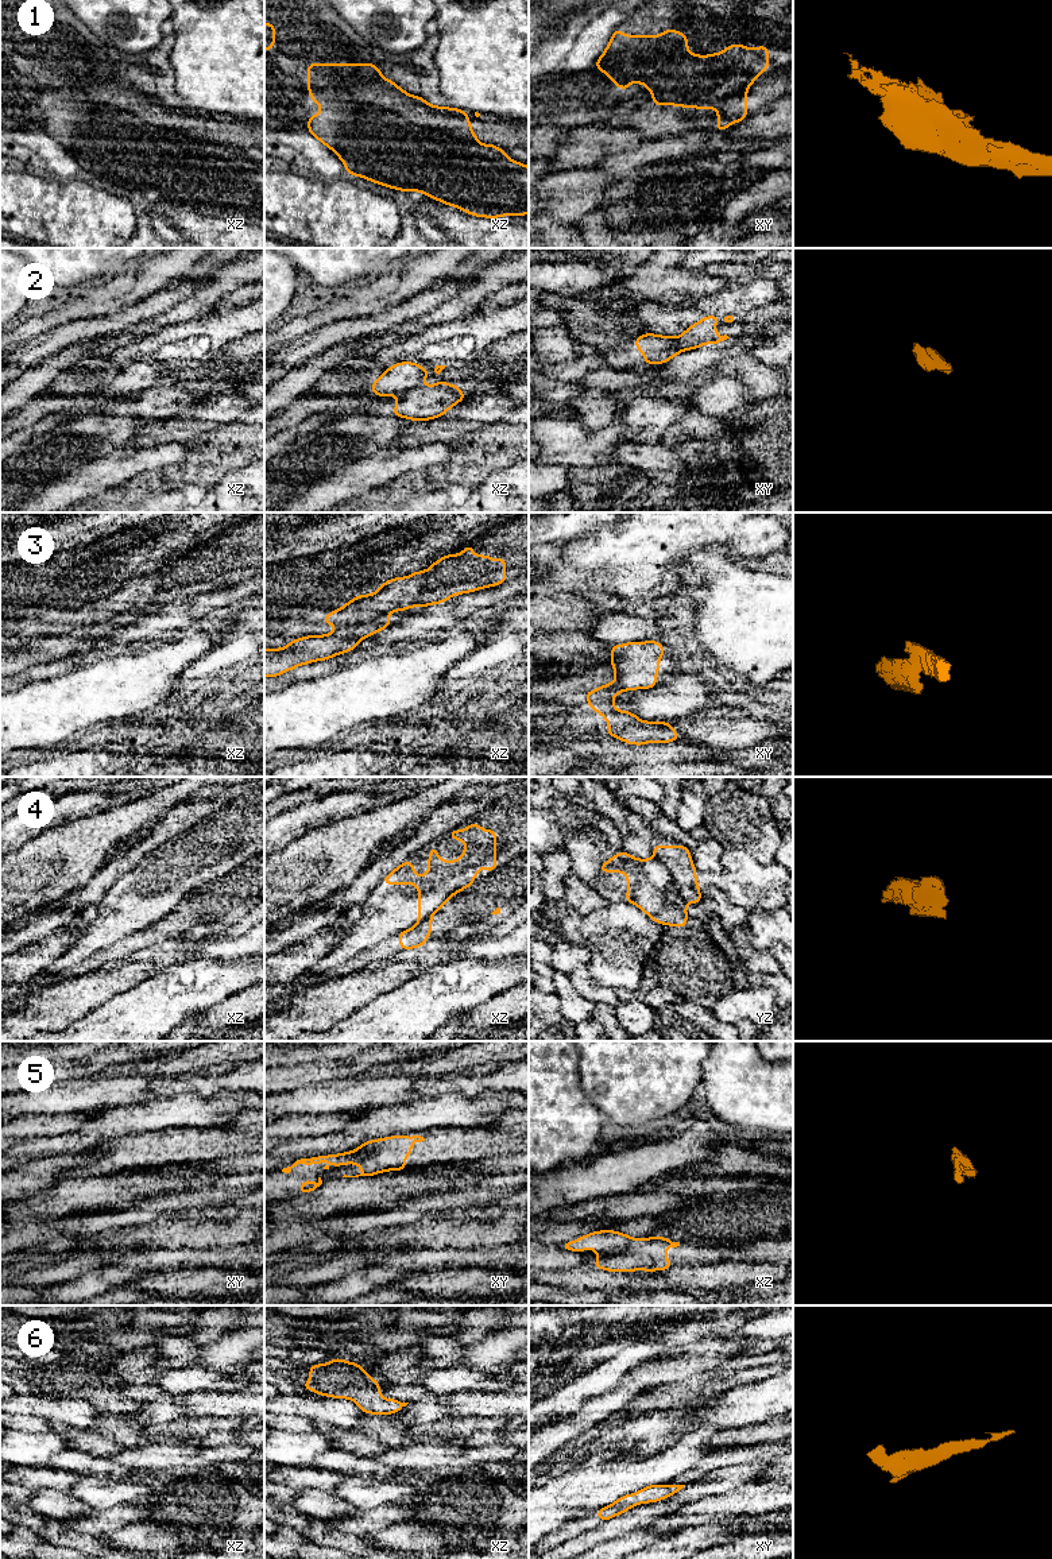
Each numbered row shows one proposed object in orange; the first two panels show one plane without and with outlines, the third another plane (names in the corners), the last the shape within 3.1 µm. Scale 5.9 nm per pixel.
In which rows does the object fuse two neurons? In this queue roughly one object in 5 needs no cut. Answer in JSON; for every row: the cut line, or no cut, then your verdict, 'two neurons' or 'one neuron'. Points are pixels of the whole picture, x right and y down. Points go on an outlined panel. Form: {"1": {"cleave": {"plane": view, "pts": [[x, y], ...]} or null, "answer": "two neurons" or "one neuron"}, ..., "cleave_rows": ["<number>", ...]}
{"1": {"cleave": null, "answer": "one neuron"}, "2": {"cleave": {"plane": "xz", "pts": [[421, 383], [398, 395]]}, "answer": "two neurons"}, "3": {"cleave": {"plane": "xz", "pts": [[374, 619], [366, 623], [344, 625], [337, 629]]}, "answer": "two neurons"}, "4": {"cleave": {"plane": "yz", "pts": [[654, 857], [668, 869], [676, 890], [687, 902]]}, "answer": "two neurons"}, "5": {"cleave": {"plane": "xz", "pts": [[633, 1240], [623, 1246], [595, 1253]]}, "answer": "two neurons"}, "6": {"cleave": null, "answer": "one neuron"}, "cleave_rows": ["2", "3", "4", "5"]}

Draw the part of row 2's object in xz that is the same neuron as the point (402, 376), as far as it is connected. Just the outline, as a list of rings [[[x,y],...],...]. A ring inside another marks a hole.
[[[397,363],[388,367],[370,388],[378,396],[399,395],[421,386],[429,375],[430,372],[418,363]]]

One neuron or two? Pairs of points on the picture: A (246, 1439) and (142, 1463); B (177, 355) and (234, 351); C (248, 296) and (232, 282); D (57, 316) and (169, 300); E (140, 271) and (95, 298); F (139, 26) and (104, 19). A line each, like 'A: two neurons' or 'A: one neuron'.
A: two neurons
B: two neurons
C: two neurons
D: two neurons
E: one neuron
F: one neuron

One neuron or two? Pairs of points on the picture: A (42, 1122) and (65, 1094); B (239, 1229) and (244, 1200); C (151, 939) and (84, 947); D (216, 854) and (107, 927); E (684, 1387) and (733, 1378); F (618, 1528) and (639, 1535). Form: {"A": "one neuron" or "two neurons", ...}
{"A": "two neurons", "B": "two neurons", "C": "two neurons", "D": "one neuron", "E": "one neuron", "F": "two neurons"}

